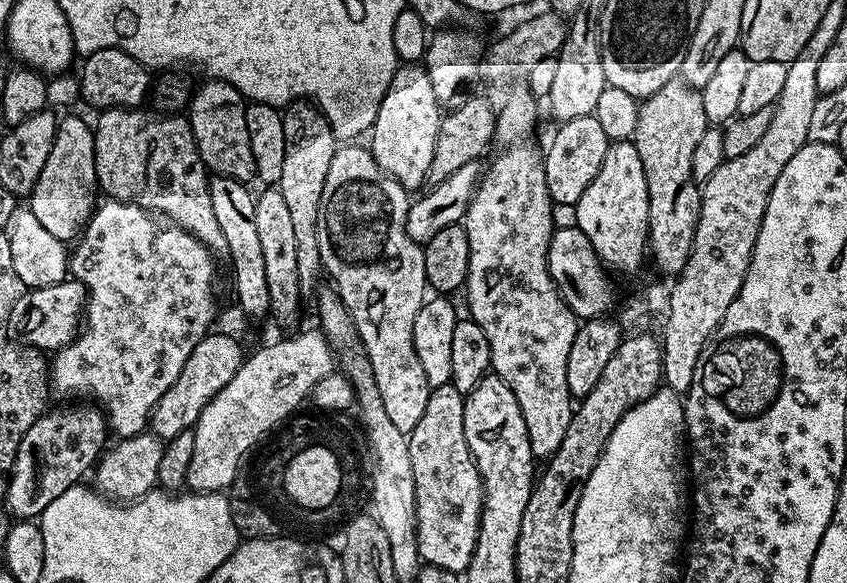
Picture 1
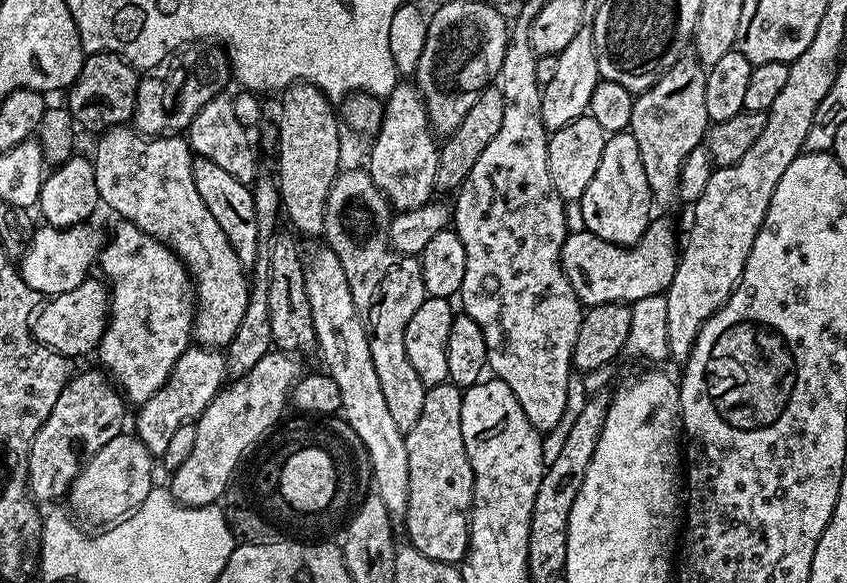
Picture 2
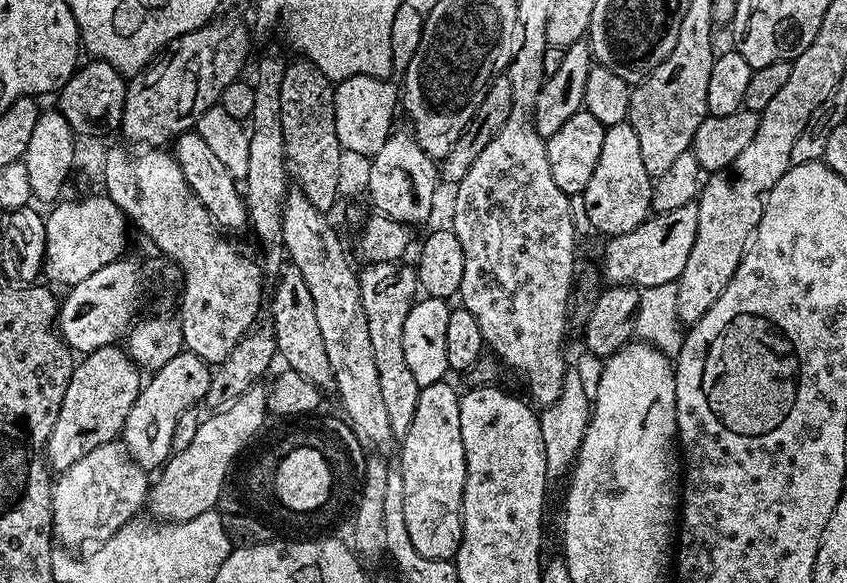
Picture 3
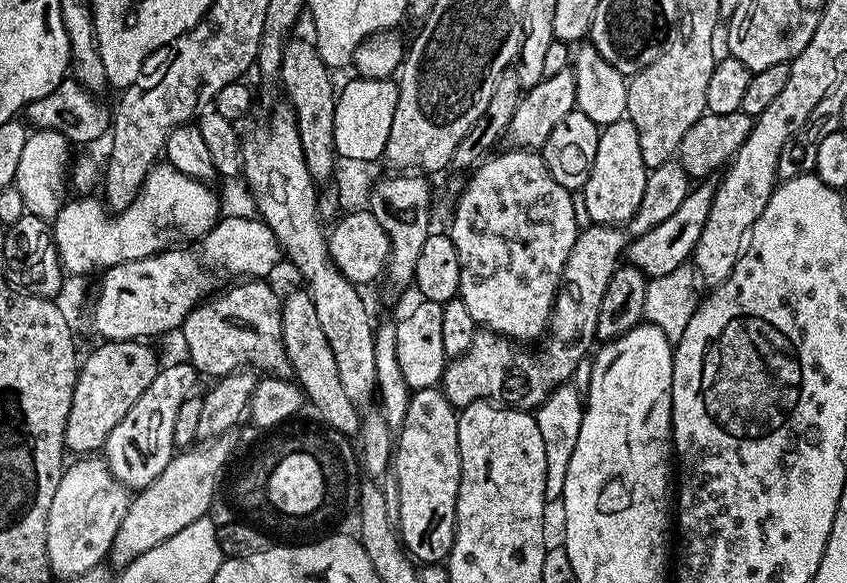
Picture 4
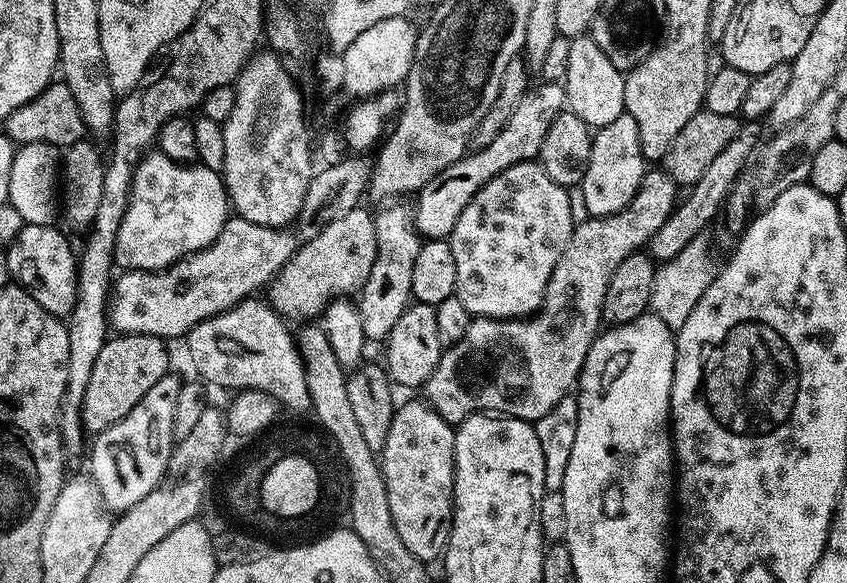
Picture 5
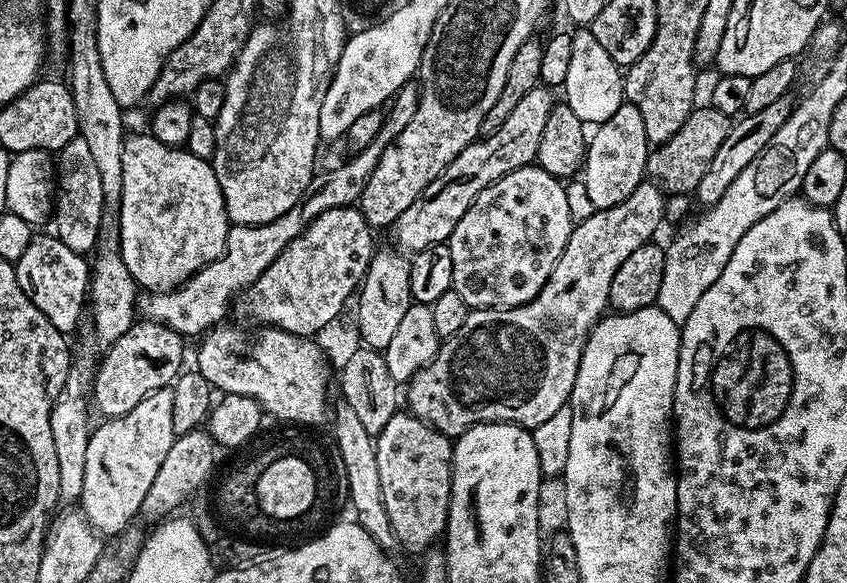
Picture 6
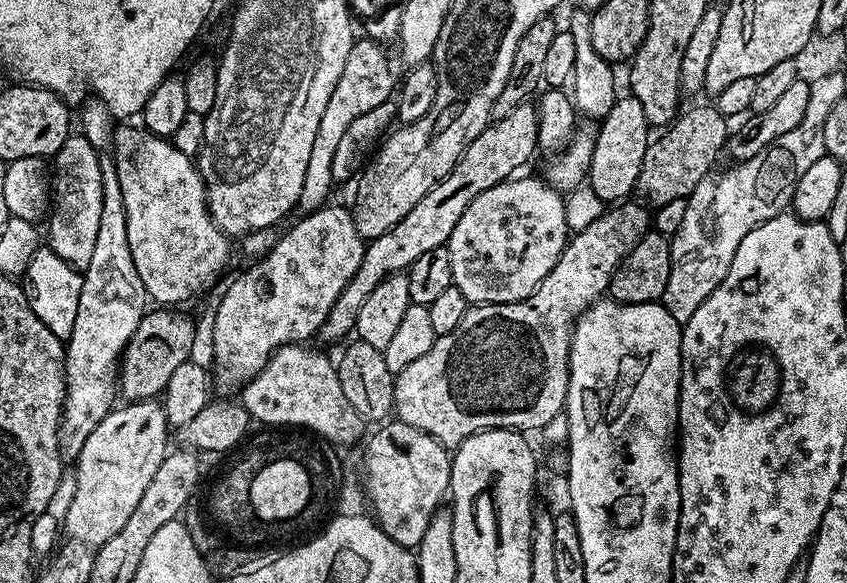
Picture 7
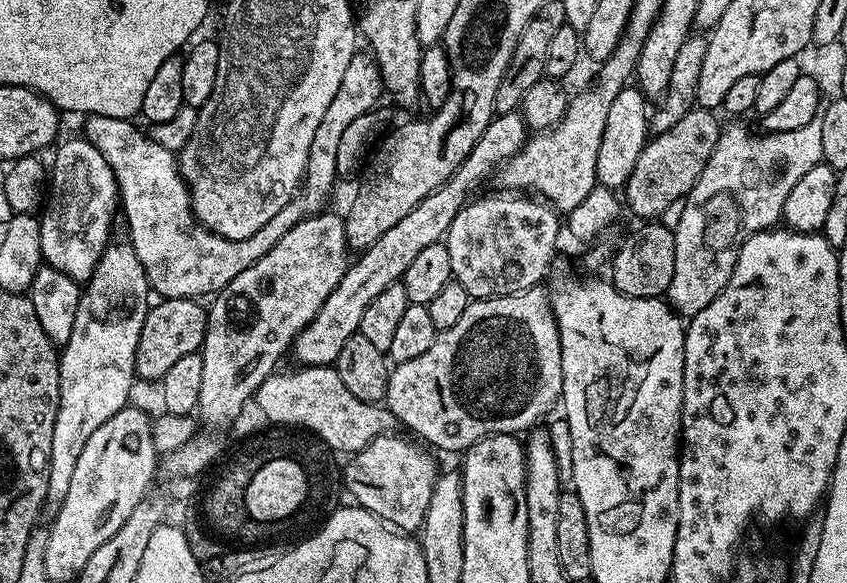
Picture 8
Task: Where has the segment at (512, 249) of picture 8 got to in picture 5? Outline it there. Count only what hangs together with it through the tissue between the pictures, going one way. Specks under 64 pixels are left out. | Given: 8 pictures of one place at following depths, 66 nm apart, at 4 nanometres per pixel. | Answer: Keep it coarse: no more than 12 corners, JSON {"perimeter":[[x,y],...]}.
{"perimeter":[[539,162],[492,176],[450,243],[474,318],[542,306],[574,221]]}

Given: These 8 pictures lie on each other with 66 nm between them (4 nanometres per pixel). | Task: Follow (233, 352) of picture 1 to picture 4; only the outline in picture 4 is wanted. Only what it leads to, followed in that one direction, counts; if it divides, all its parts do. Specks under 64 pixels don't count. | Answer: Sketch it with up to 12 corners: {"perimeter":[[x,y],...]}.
{"perimeter":[[168,364],[110,430],[102,459],[129,490],[172,461],[174,418],[198,381]]}

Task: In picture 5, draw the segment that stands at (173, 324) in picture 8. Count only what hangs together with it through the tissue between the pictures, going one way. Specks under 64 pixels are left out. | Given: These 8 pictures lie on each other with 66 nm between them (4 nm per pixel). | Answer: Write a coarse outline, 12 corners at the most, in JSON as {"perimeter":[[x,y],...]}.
{"perimeter":[[113,335],[90,370],[80,411],[99,434],[163,376],[159,336]]}

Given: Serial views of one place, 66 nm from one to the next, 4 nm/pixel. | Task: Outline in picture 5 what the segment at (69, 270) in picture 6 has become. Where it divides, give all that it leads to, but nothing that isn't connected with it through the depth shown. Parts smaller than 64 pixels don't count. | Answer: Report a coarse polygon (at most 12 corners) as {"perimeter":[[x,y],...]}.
{"perimeter":[[25,225],[4,255],[48,313],[76,305],[79,265],[55,225]]}

